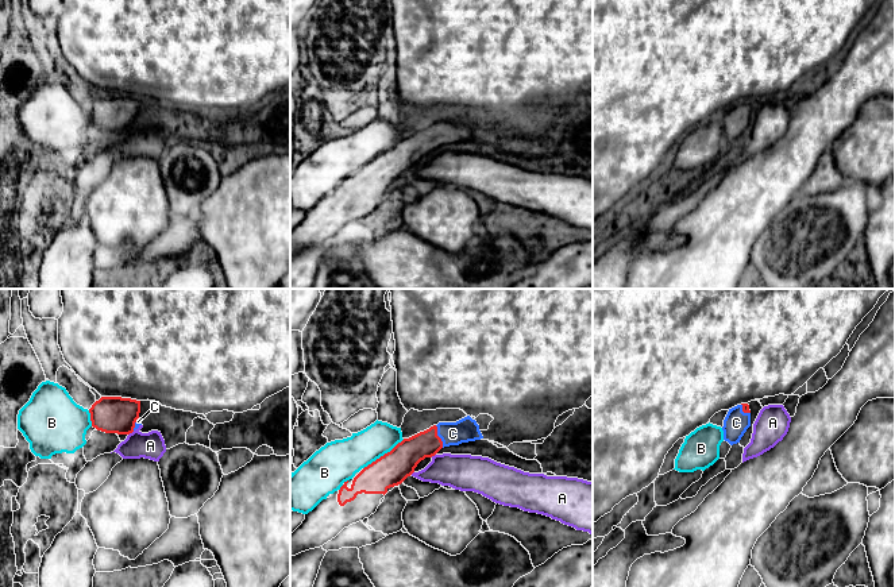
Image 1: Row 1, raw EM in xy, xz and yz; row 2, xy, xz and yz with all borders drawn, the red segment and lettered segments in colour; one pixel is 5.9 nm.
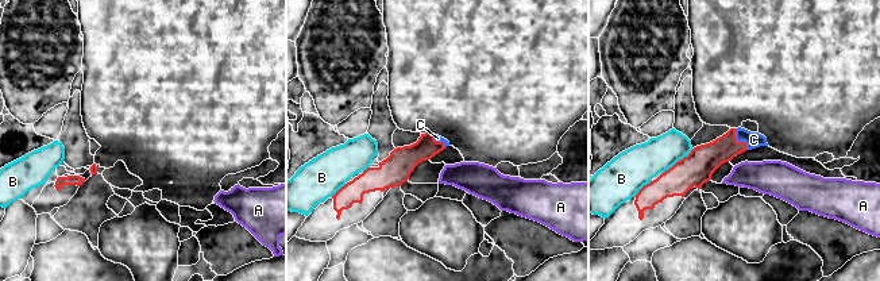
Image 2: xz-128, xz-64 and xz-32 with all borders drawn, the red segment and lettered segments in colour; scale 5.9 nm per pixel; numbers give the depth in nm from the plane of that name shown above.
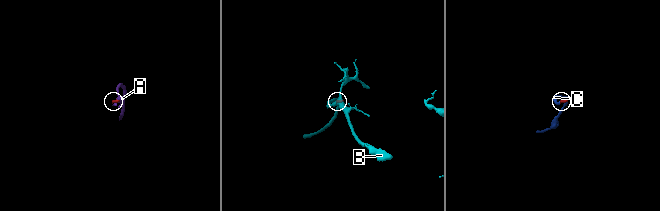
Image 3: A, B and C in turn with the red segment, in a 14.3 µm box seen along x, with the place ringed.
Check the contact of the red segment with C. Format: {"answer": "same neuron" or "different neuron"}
{"answer": "same neuron"}

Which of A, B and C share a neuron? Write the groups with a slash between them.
A / B / C

